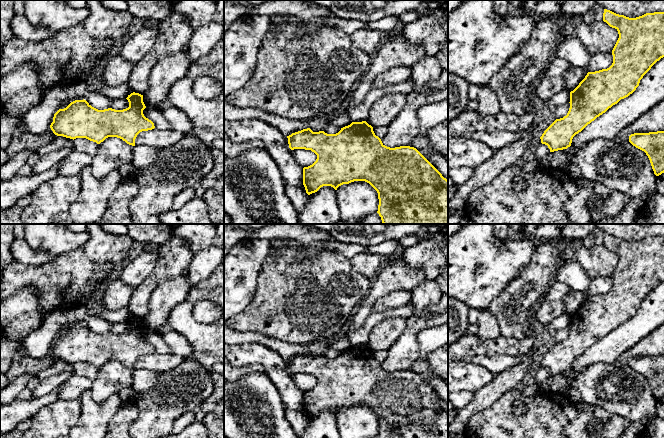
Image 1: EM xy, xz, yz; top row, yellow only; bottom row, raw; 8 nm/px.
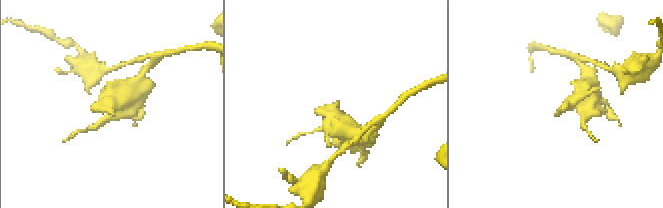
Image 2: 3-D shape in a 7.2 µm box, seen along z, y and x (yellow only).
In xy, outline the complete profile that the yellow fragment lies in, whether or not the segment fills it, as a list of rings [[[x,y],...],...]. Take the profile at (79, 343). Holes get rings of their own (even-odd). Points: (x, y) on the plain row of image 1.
[[[133,316],[126,323],[129,331],[123,334],[98,334],[84,323],[75,324],[54,338],[50,352],[55,359],[73,364],[86,362],[100,368],[108,361],[117,361],[135,370],[137,359],[155,350],[143,338],[143,319]]]

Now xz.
[[[366,345],[352,346],[336,358],[313,356],[307,352],[292,357],[287,362],[291,374],[311,374],[317,379],[312,389],[303,392],[303,409],[308,419],[317,416],[323,410],[331,410],[337,414],[343,408],[365,405],[378,417],[378,438],[448,438],[448,404],[416,372],[385,370]]]

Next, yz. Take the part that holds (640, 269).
[[[604,233],[603,245],[615,252],[619,258],[612,274],[613,287],[607,293],[588,296],[579,309],[570,316],[570,332],[567,339],[556,343],[540,361],[541,367],[547,369],[550,376],[570,371],[576,358],[621,323],[632,318],[643,300],[664,281],[664,236],[646,237],[629,242]]]

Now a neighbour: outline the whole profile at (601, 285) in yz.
[[[612,276],[600,277],[591,282],[590,287],[586,294],[587,296],[595,296],[602,293],[607,293],[612,289],[612,287],[613,287]]]

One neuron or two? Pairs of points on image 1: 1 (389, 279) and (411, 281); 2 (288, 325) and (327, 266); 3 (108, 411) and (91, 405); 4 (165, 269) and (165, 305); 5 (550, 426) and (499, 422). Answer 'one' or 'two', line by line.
1: one
2: one
3: one
4: two
5: one

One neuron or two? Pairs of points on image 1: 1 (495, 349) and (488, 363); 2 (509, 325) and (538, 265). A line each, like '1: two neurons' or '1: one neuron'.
1: two neurons
2: one neuron

